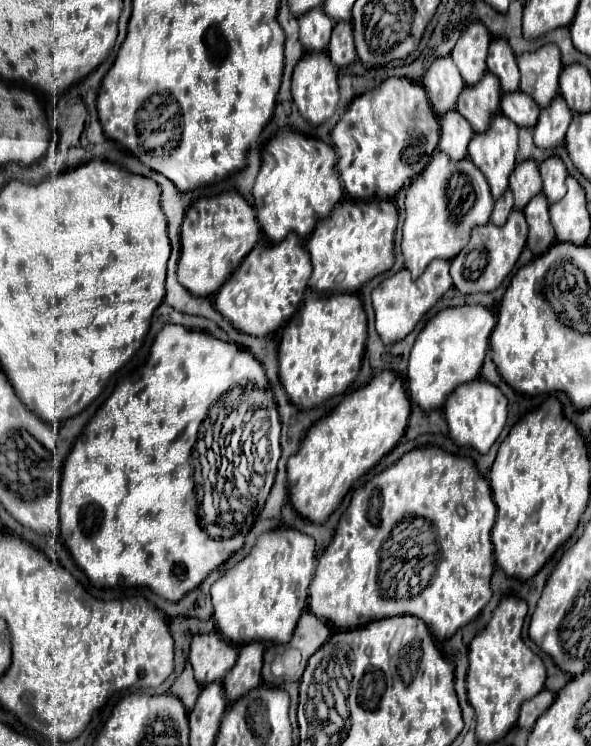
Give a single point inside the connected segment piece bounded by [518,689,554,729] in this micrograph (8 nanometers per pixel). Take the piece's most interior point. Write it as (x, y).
(532, 709)

